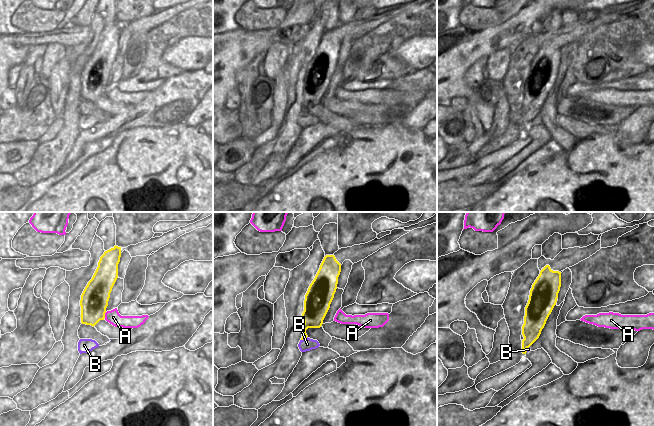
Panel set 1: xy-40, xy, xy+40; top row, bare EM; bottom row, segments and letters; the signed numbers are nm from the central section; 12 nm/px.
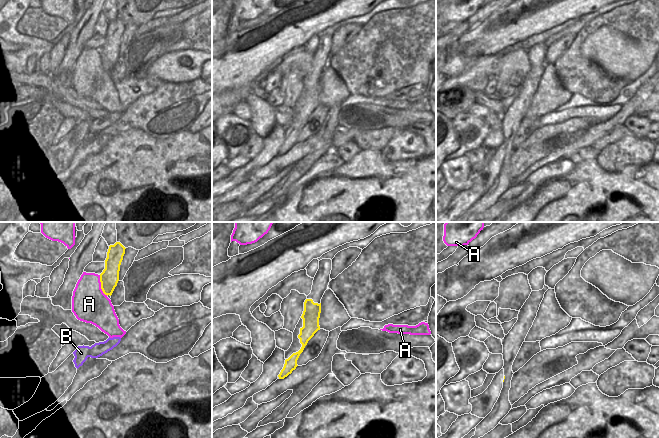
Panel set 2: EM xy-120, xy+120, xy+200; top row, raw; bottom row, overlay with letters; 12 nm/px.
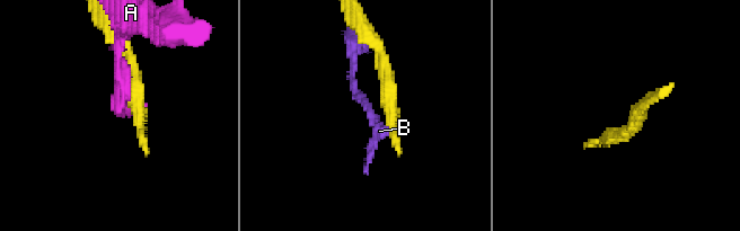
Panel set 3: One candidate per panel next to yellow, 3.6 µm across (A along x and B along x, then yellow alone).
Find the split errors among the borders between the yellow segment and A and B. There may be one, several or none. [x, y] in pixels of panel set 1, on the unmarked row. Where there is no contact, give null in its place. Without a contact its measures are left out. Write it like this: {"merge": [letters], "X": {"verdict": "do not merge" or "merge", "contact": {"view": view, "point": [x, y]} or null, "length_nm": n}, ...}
{"merge": [], "A": {"verdict": "do not merge", "contact": {"view": "xy-40", "point": [104, 91]}, "length_nm": 80}, "B": {"verdict": "do not merge", "contact": {"view": "xy", "point": [304, 114]}, "length_nm": 100}}

